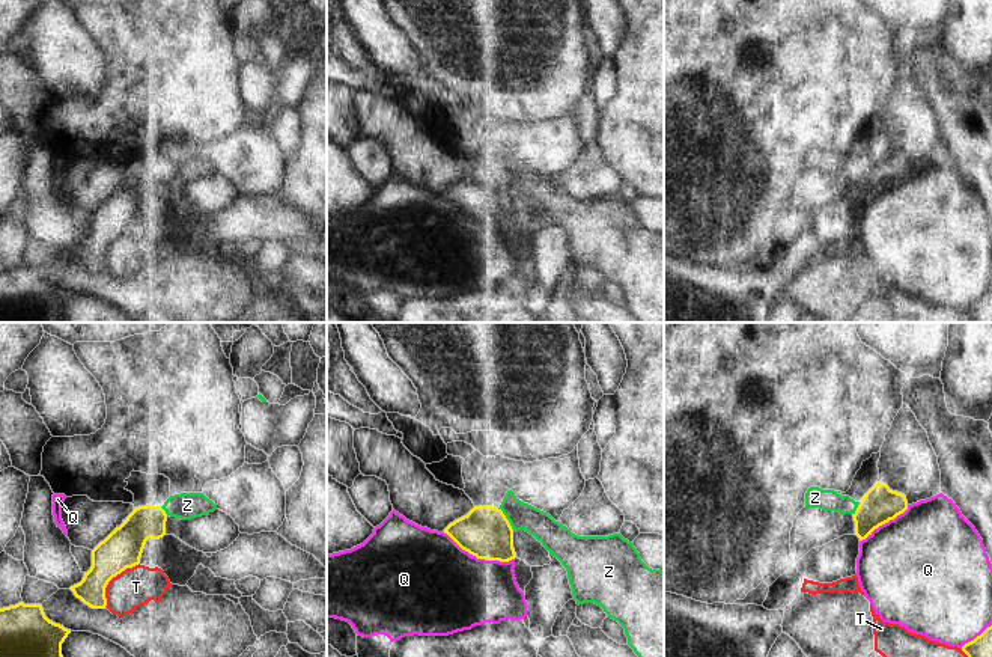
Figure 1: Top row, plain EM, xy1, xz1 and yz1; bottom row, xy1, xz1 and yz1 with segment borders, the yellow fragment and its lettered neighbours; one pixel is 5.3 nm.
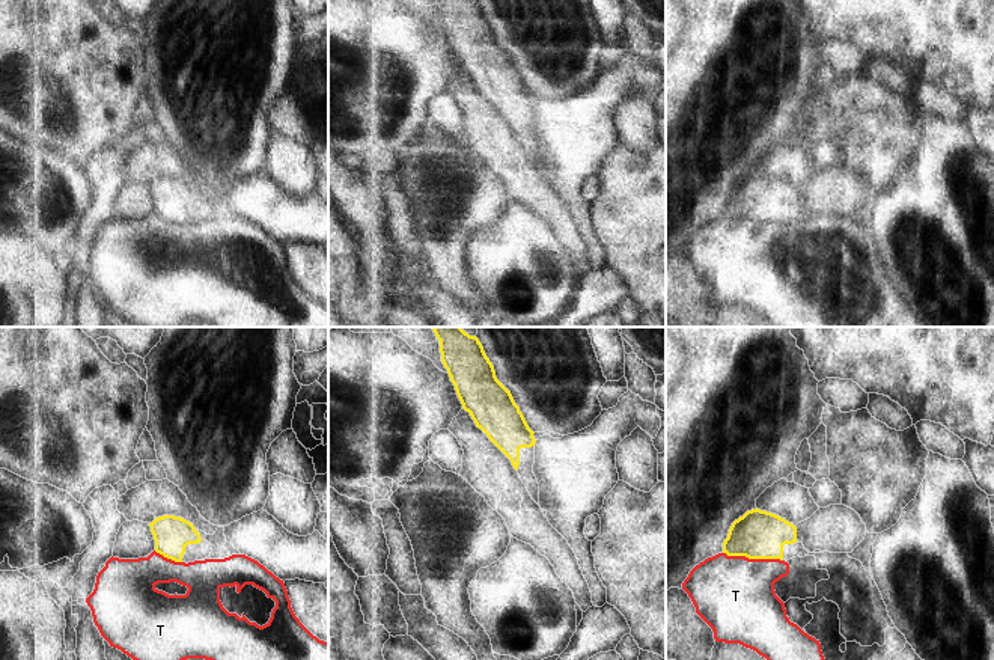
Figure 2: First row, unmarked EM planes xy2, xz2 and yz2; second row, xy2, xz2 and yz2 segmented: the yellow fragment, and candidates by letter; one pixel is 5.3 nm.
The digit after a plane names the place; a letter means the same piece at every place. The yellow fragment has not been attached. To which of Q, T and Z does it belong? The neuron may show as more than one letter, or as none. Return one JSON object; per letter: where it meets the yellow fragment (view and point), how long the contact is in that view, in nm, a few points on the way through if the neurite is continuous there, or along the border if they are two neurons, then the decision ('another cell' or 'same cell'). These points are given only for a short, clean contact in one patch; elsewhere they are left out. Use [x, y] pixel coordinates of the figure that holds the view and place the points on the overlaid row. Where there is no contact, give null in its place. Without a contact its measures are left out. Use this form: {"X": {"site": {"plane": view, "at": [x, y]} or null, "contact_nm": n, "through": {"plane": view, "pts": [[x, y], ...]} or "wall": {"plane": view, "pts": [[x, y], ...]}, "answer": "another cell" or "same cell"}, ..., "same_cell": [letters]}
{"Q": {"site": {"plane": "xz1", "at": [479, 558]}, "contact_nm": 420, "answer": "another cell"}, "T": {"site": {"plane": "yz2", "at": [752, 558]}, "contact_nm": 320, "answer": "another cell"}, "Z": {"site": {"plane": "xz1", "at": [506, 519]}, "contact_nm": 150, "wall": {"plane": "xz1", "pts": [[497, 508], [514, 529]]}, "answer": "another cell"}, "same_cell": []}

